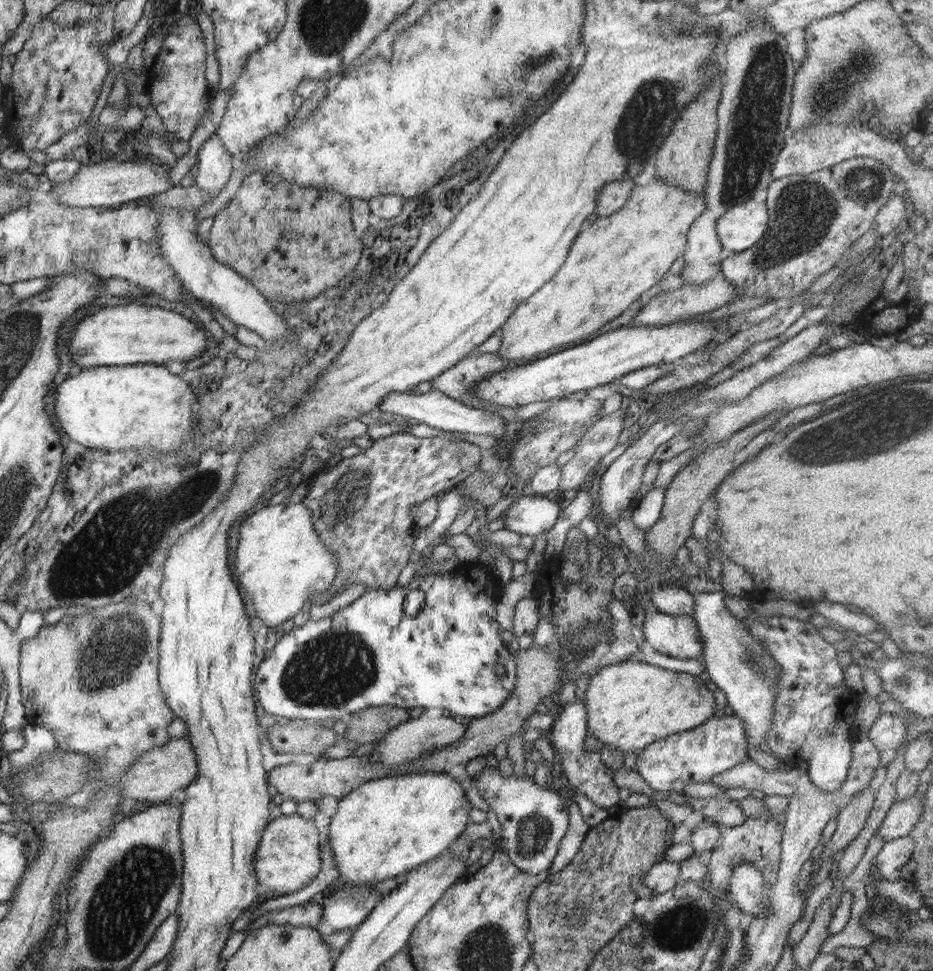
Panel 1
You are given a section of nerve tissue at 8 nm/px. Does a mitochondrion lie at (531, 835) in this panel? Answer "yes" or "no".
yes

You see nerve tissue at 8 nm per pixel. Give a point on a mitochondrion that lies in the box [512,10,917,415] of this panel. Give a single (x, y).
(756, 118)

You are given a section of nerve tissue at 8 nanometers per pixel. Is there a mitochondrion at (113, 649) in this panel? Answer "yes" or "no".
yes

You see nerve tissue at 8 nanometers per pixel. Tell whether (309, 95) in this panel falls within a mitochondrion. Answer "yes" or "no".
no

